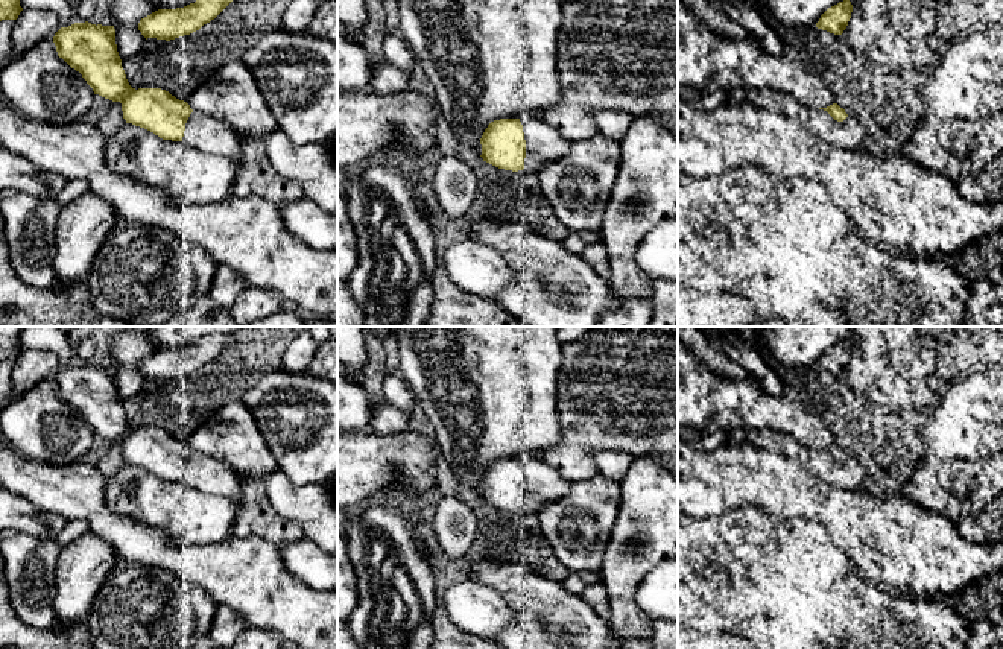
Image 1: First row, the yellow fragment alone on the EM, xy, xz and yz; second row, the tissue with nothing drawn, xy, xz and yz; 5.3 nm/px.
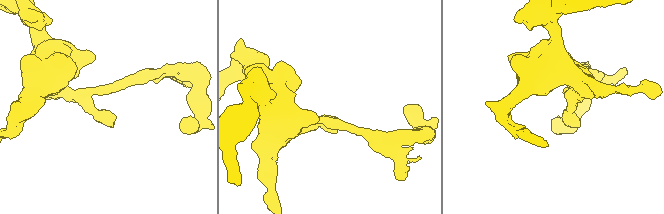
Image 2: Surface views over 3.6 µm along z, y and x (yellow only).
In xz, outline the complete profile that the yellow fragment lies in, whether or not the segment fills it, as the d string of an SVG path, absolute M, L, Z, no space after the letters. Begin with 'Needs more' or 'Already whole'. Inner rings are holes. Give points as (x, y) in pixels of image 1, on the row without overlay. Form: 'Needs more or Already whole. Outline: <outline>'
Needs more. Outline: M541 457L494 461L485 470L480 485L483 502L505 511L539 515L543 508L568 492L570 479Z

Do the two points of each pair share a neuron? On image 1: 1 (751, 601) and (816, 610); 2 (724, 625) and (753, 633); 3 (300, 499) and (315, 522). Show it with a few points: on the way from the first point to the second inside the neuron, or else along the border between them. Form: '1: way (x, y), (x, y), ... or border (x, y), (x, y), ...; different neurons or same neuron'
1: way (768, 602), (800, 604); same neuron
2: border (734, 623), (731, 630); different neurons
3: way (306, 505), (315, 516); same neuron

